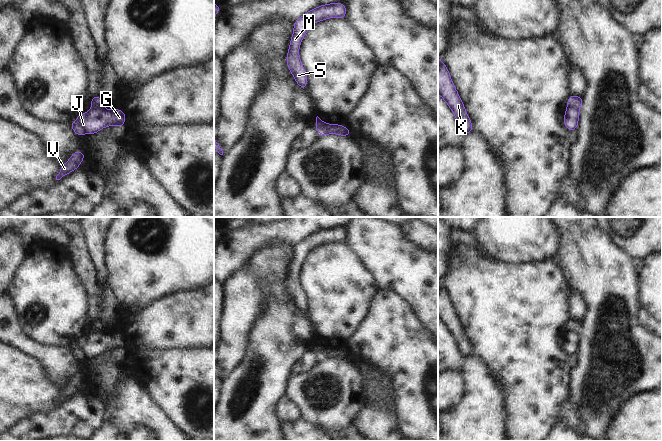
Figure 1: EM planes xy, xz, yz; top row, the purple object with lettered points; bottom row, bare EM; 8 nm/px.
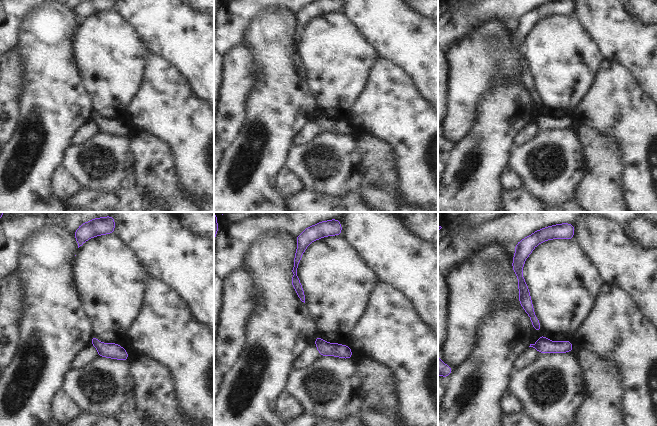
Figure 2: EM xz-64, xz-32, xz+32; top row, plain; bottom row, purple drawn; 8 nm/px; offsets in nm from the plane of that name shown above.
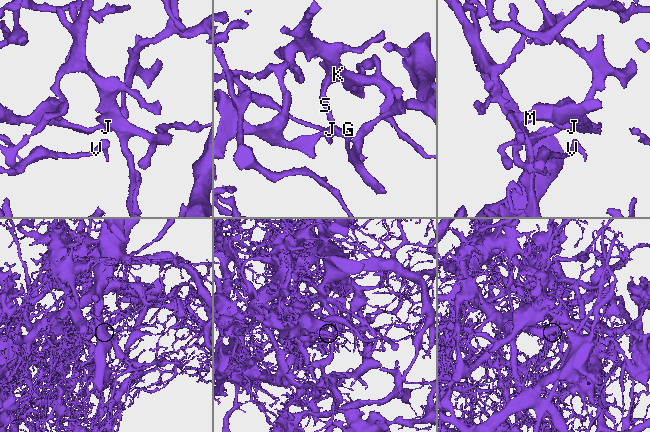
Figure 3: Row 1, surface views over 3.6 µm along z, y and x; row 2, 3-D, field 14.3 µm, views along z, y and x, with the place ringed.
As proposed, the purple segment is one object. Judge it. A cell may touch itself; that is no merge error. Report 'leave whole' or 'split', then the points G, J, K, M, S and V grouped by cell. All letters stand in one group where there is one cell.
split; groups G J / K M S V

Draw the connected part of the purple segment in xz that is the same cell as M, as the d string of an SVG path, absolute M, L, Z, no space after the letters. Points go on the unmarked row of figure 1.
M343 227L324 228L309 234L294 246L293 259L290 264L286 286L289 295L301 312L307 313L307 297L299 280L299 272L305 258L314 247L329 242L344 243L346 236L346 230Z

